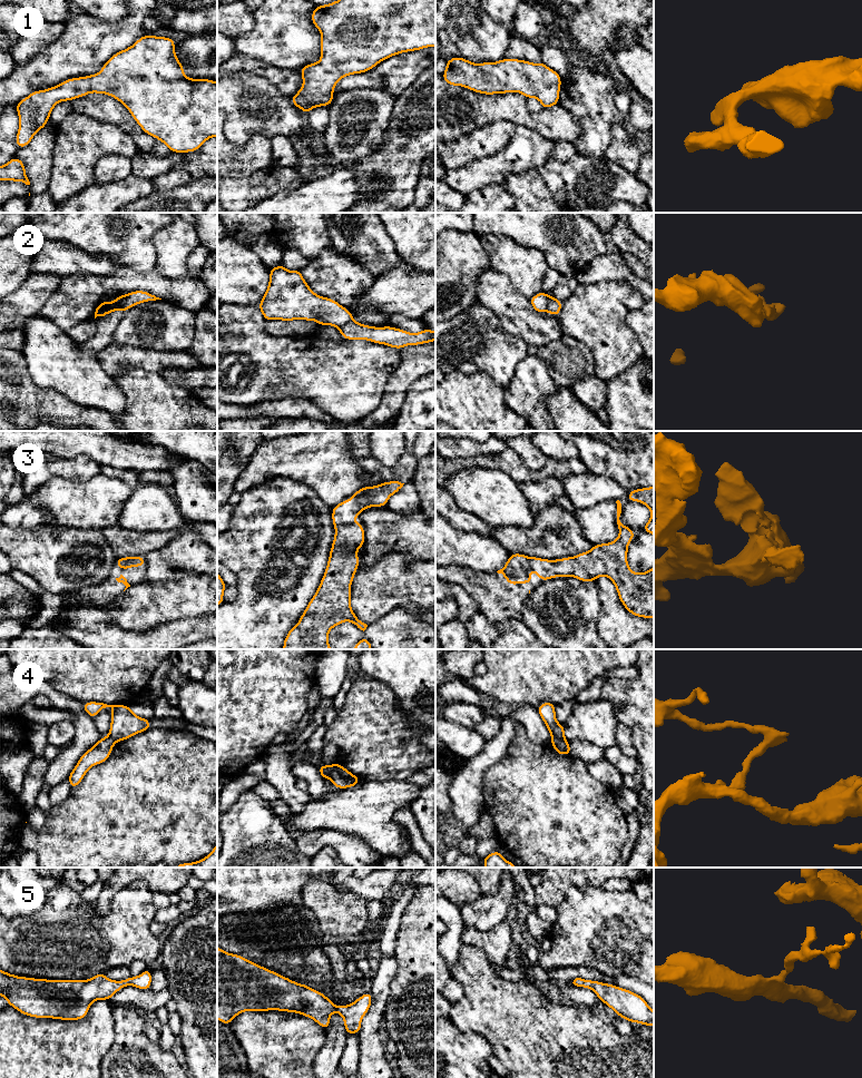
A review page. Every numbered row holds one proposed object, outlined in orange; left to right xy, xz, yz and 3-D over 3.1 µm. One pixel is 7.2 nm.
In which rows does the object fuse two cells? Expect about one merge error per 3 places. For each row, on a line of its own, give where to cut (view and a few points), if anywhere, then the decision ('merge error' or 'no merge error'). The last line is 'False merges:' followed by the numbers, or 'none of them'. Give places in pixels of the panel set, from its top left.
1: no cut; no merge error
2: cut in xy along (125, 295), (121, 310); merge error
3: no cut; no merge error
4: cut in yz along (565, 738), (551, 740); merge error
5: no cut; no merge error
False merges: 2, 4

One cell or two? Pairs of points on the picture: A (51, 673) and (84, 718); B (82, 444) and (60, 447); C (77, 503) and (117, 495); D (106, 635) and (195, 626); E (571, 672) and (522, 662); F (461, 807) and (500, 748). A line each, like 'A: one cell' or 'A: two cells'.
A: two cells
B: one cell
C: one cell
D: one cell
E: one cell
F: one cell

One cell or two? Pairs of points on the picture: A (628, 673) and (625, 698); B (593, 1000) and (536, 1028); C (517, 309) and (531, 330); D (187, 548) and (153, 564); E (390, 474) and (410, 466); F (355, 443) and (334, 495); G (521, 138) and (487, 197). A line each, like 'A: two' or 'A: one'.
A: two
B: two
C: one
D: one
E: one
F: two
G: two

